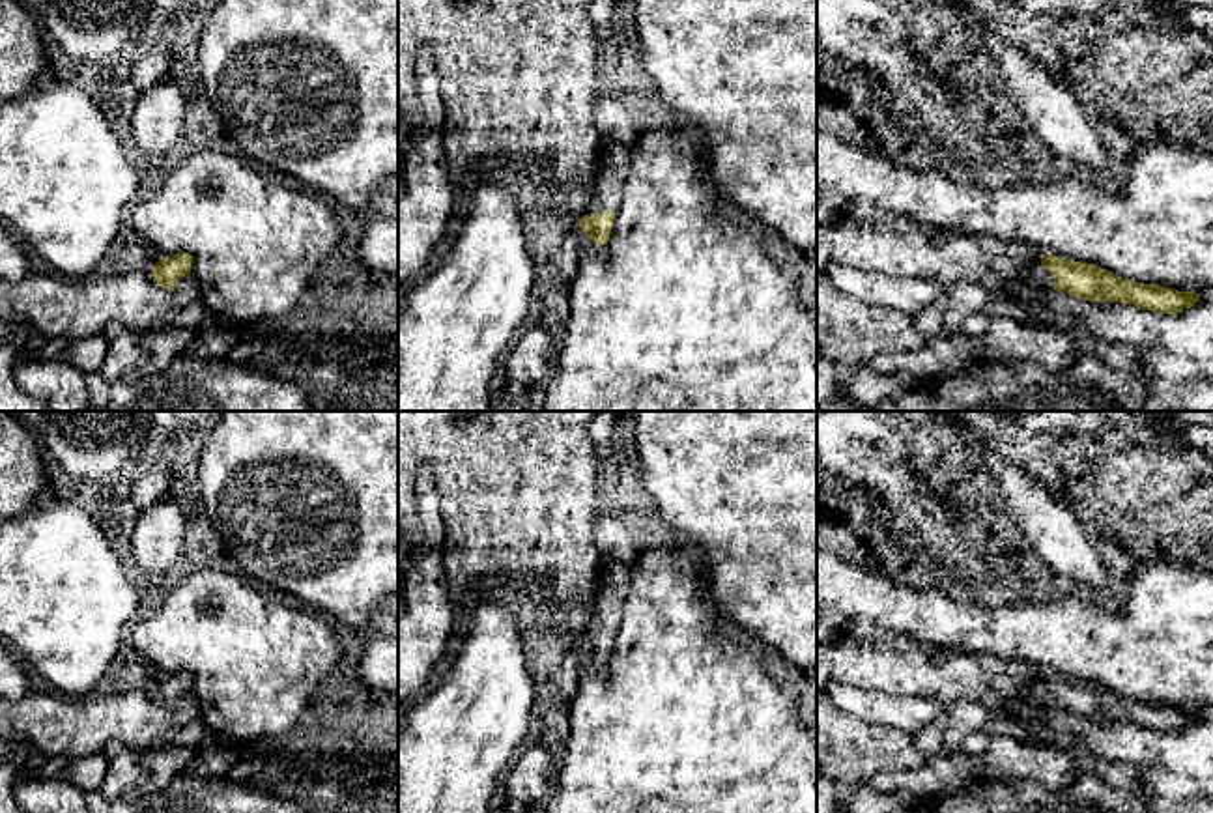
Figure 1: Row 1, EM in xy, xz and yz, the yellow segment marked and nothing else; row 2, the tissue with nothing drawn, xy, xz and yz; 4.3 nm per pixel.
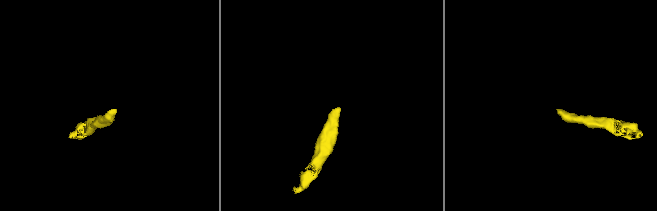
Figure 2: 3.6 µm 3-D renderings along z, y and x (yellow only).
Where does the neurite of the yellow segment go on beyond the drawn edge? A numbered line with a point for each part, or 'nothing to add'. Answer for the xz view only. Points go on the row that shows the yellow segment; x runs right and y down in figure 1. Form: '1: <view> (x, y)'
1: xz (610, 171)

